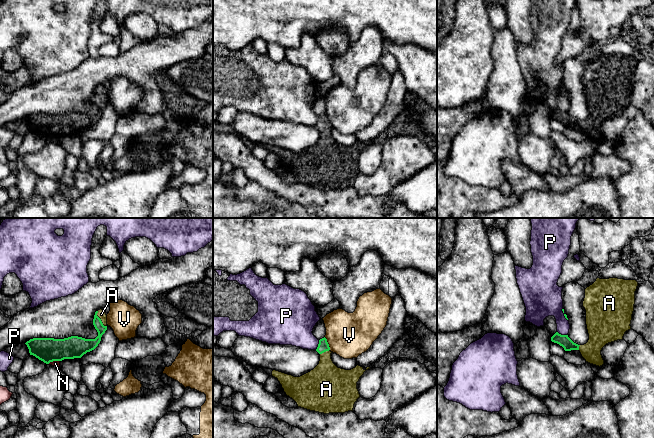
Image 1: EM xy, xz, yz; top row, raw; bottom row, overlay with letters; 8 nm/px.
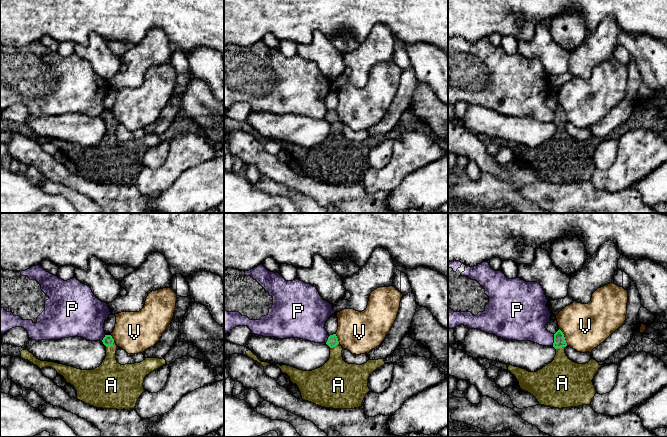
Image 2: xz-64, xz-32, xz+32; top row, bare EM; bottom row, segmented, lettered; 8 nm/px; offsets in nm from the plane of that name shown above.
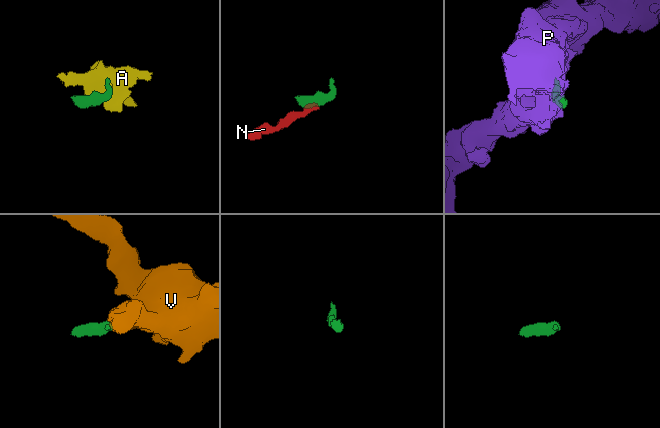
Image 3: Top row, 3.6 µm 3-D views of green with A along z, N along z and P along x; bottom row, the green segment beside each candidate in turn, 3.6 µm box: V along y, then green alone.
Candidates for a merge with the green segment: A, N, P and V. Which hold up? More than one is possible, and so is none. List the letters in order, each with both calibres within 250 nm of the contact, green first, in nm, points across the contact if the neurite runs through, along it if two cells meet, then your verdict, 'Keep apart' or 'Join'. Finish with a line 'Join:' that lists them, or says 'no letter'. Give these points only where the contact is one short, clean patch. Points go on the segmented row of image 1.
A: Thickness 120 nm (green) against 70 nm. Join
N: Thickness 190 nm (green) against 50 nm. Boundary: xy (59, 360), (53, 360), (48, 363). Keep apart
P: Thickness 100 nm (green) against 160 nm. Keep apart
V: Thickness 90 nm (green) against 360 nm. Boundary: xz (324, 337), (330, 349). Keep apart
Join: A

